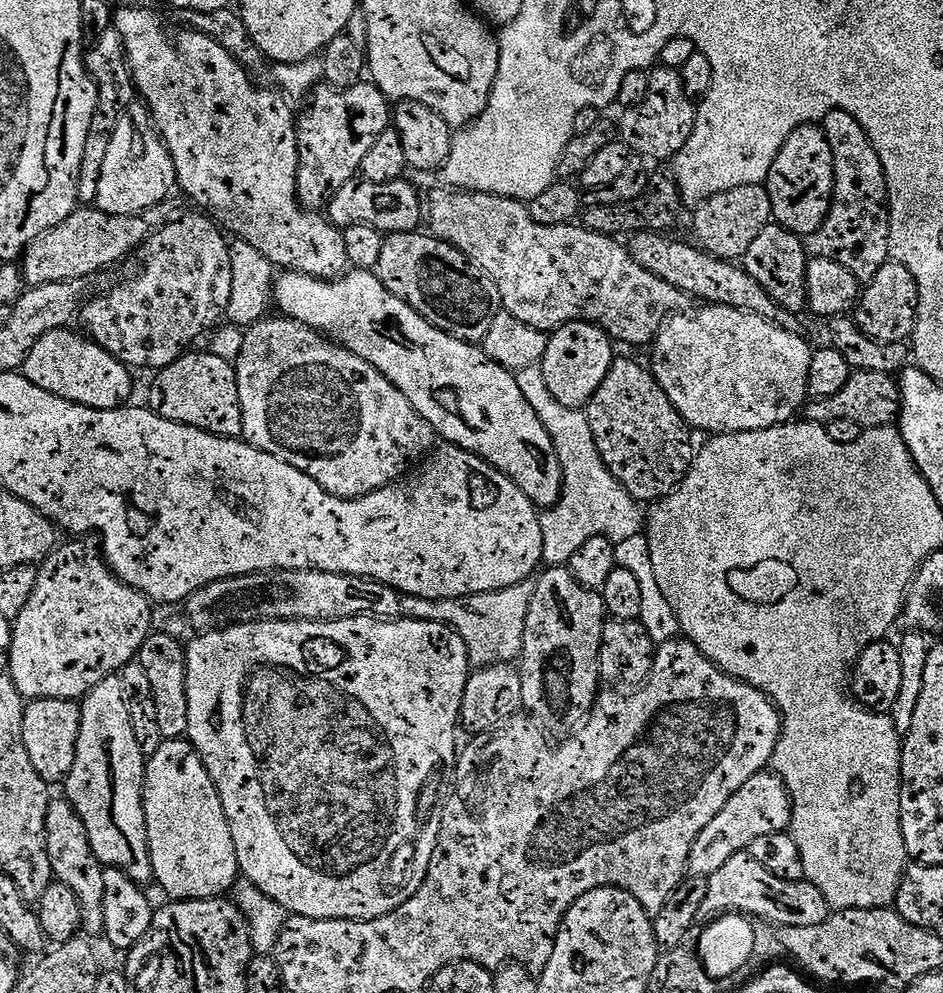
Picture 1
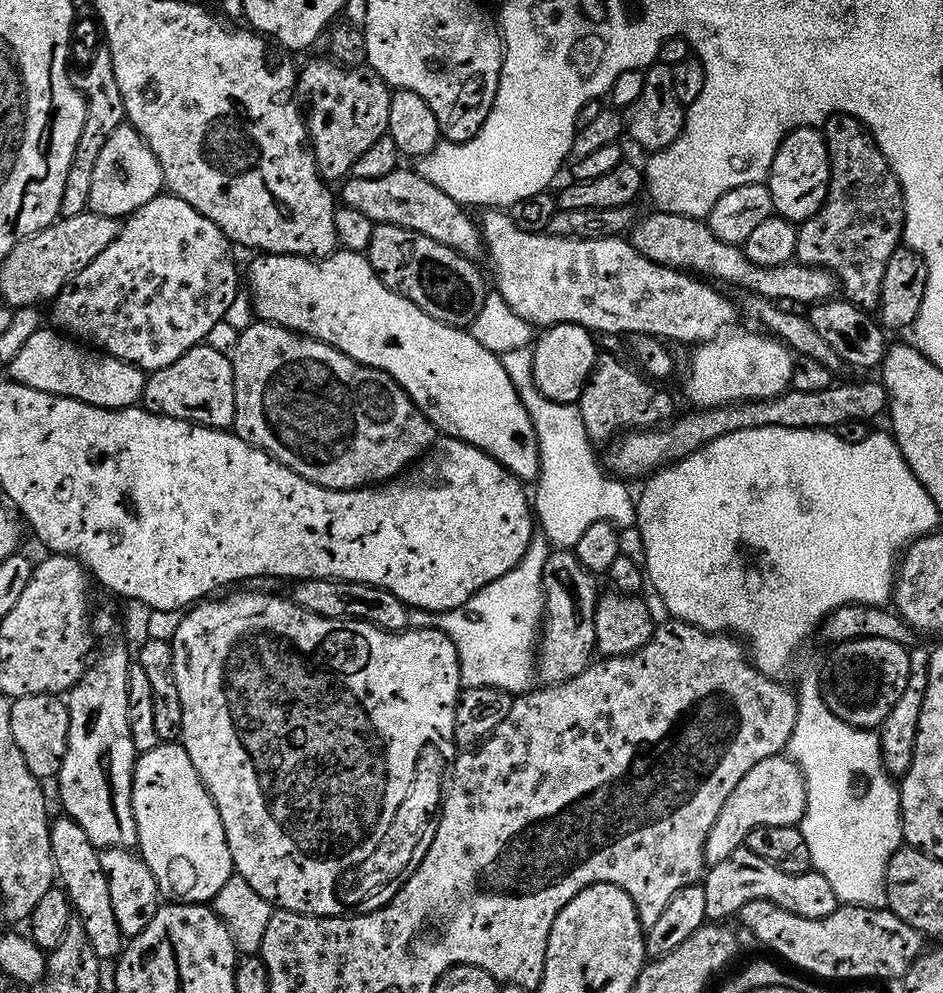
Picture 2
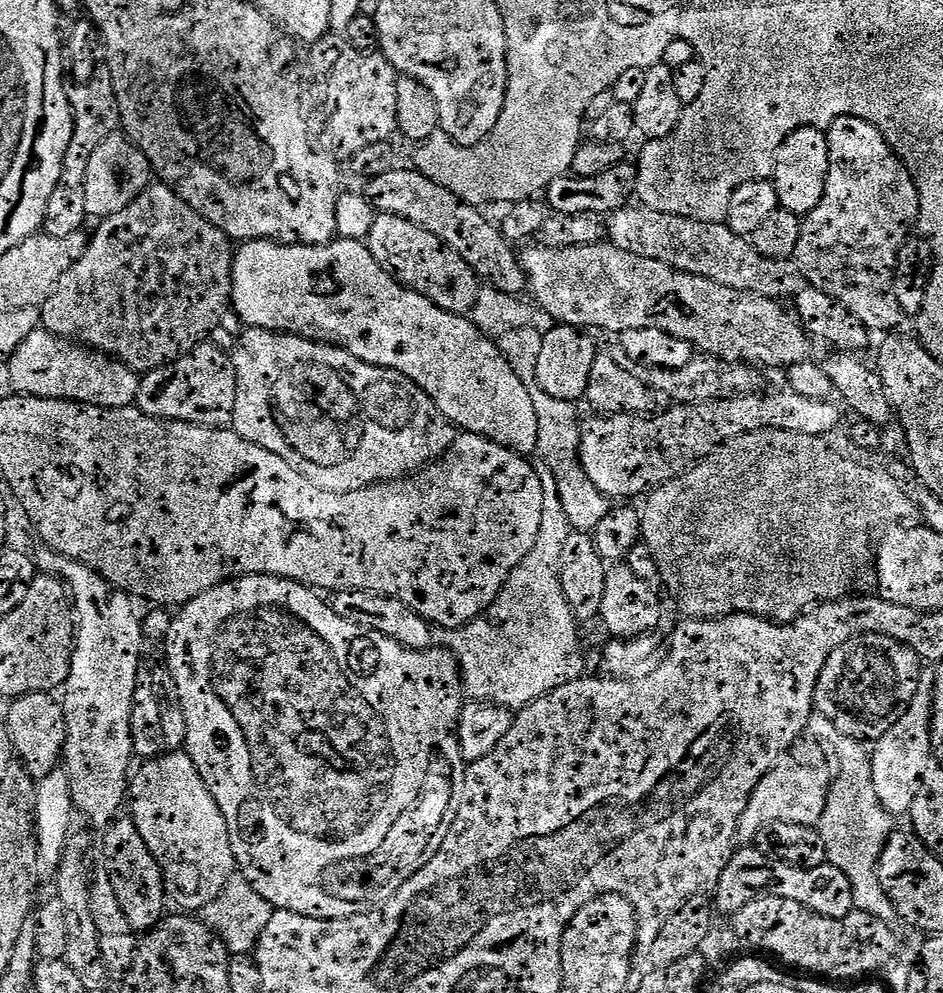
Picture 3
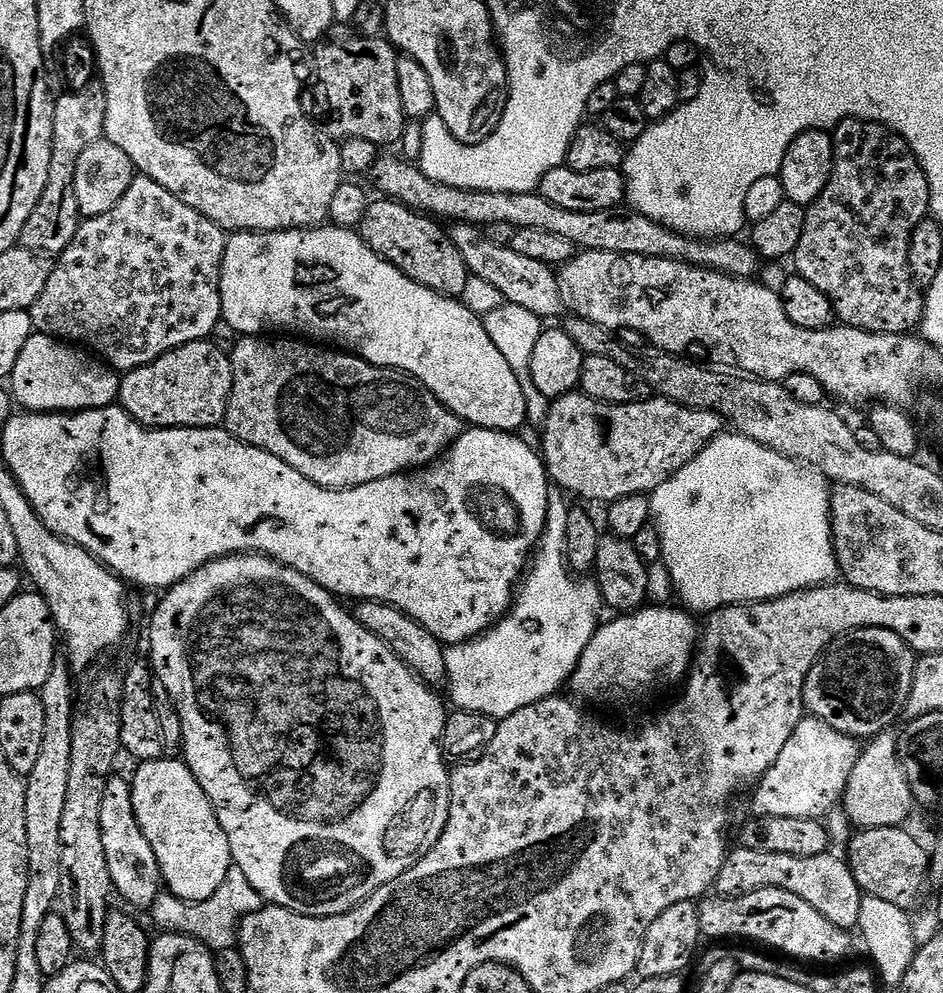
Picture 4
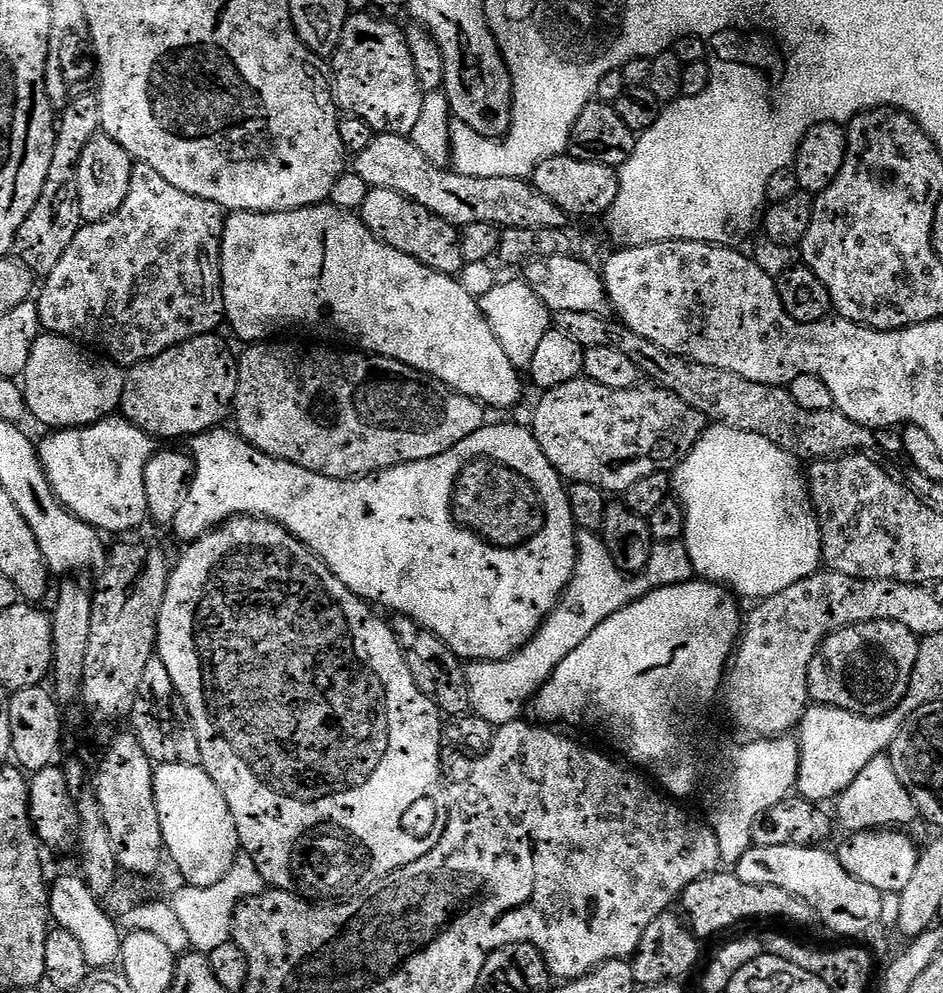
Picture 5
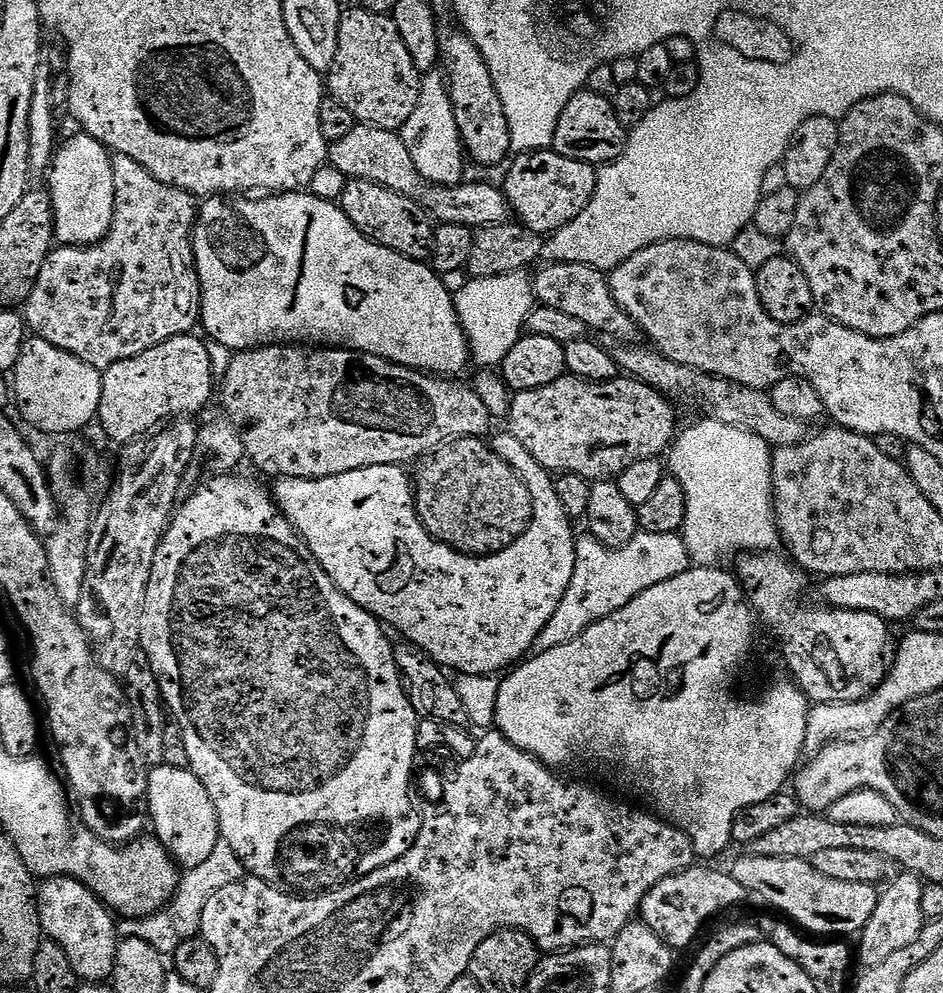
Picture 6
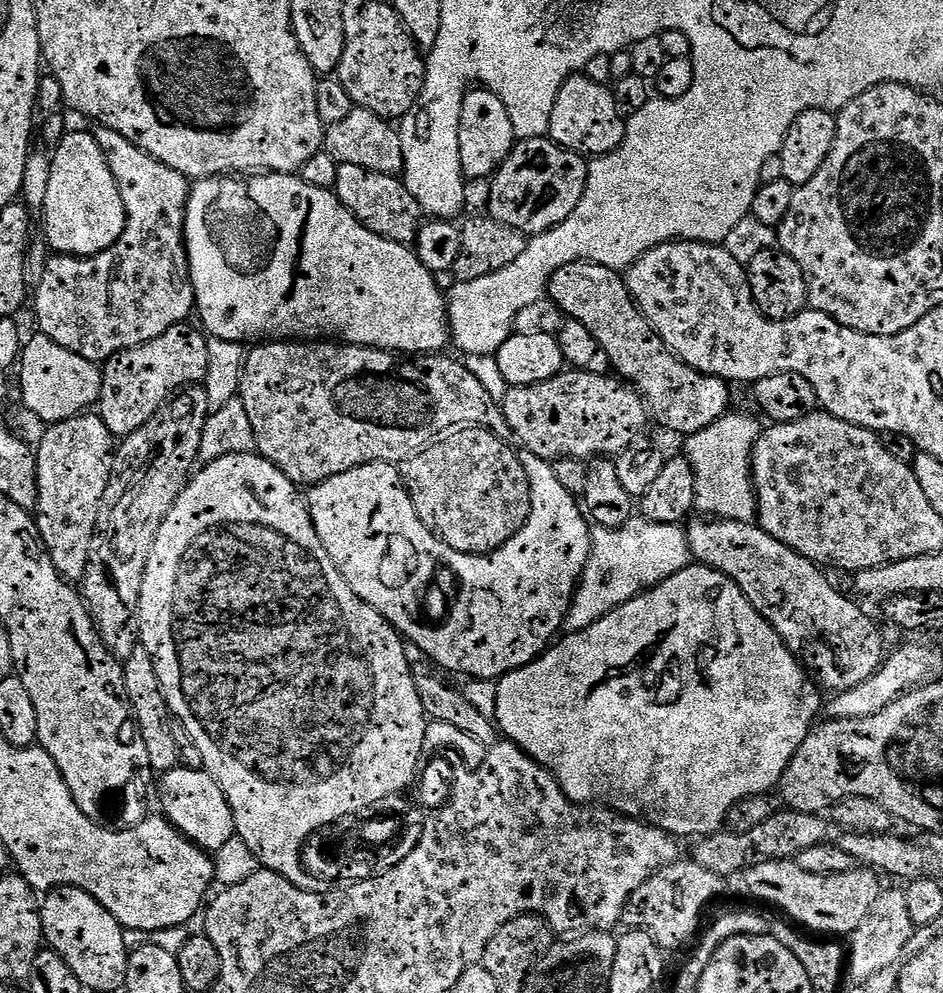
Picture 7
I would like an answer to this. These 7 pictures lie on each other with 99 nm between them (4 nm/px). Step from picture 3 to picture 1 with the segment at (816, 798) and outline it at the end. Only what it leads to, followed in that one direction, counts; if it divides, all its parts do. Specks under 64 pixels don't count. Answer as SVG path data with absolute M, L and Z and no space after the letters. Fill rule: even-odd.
M765 770L758 773L754 778L747 780L740 789L722 806L718 817L718 828L724 831L724 840L718 849L712 848L708 838L698 839L688 855L688 876L703 876L705 878L713 876L726 862L730 862L732 856L737 856L740 852L748 849L754 842L754 838L762 838L762 834L774 834L783 832L792 822L792 799L788 797L788 787L783 780L771 771ZM736 836L736 840L734 839Z

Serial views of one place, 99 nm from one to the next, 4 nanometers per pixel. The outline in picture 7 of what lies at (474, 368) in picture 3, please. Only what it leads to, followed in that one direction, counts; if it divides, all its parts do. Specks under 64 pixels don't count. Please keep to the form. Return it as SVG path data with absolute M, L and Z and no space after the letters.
M265 172L263 174L252 174L247 178L237 178L235 175L229 174L226 176L212 176L208 180L195 181L188 193L184 245L188 247L188 265L192 275L192 285L196 291L195 311L198 313L198 316L200 312L201 322L199 321L199 323L209 337L217 340L235 340L237 342L249 342L248 340L256 340L252 342L339 342L342 344L357 344L359 348L378 348L382 352L391 352L393 354L440 354L447 349L444 347L449 347L450 329L448 327L448 305L445 293L442 291L437 277L422 264L415 251L409 245L390 242L386 238L374 234L365 224L358 222L358 218L354 218L354 214L350 210L346 210L346 206L336 197L335 191L310 185L301 179L299 175L287 172Z

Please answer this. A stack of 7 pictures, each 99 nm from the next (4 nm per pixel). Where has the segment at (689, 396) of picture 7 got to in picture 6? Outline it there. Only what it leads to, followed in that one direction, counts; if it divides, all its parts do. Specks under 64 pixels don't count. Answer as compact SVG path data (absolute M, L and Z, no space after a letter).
M548 262L543 265L537 276L534 276L534 296L540 304L566 314L574 314L585 329L605 332L605 337L613 340L632 342L637 339L638 329L629 316L624 315L622 306L614 298L608 285L608 276L598 271L591 264L558 264Z

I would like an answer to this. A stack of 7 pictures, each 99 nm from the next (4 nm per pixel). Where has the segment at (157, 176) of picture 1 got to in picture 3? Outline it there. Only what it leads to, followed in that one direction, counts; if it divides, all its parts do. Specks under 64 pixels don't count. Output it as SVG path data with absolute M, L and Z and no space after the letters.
M117 134L106 138L94 150L90 166L86 168L86 210L89 217L103 218L126 210L153 183L152 165L144 152L136 147L127 135Z

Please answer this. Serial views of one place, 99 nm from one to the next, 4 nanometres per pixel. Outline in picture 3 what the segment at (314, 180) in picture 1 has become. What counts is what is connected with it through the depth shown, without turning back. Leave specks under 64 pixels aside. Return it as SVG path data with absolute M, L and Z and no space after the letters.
M345 50L328 64L328 77L324 80L324 92L336 103L336 109L328 116L328 144L337 157L351 158L360 150L375 143L391 141L398 129L398 82L400 76L387 58L379 51L359 52Z

